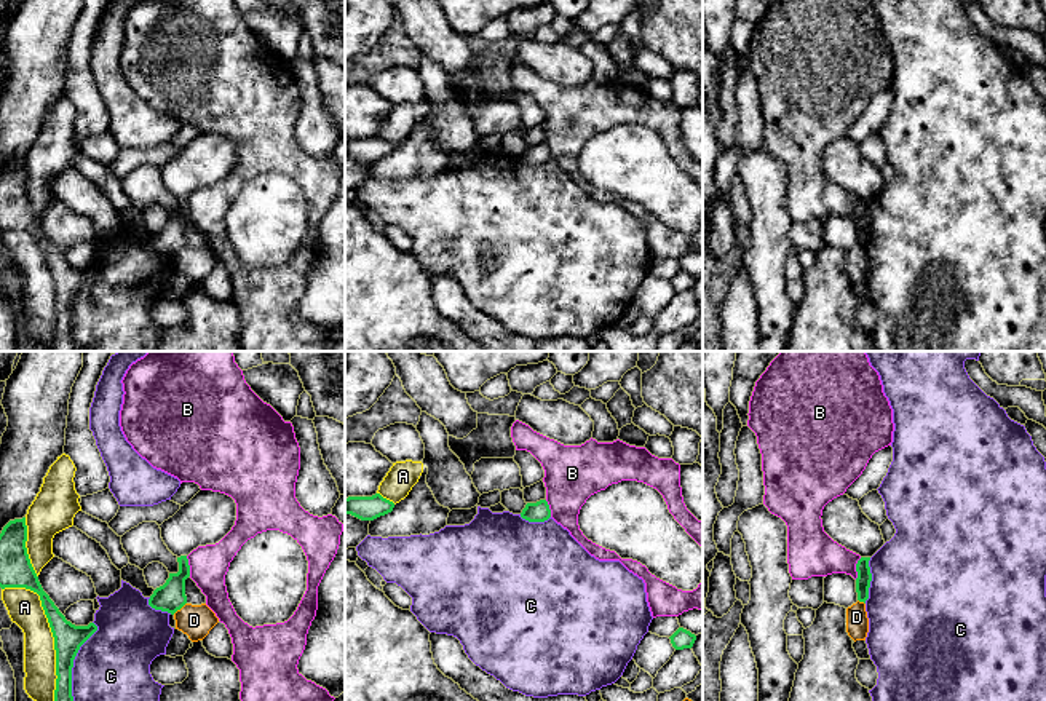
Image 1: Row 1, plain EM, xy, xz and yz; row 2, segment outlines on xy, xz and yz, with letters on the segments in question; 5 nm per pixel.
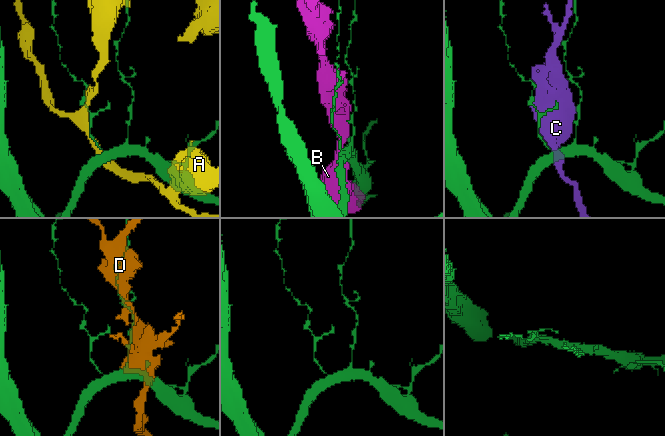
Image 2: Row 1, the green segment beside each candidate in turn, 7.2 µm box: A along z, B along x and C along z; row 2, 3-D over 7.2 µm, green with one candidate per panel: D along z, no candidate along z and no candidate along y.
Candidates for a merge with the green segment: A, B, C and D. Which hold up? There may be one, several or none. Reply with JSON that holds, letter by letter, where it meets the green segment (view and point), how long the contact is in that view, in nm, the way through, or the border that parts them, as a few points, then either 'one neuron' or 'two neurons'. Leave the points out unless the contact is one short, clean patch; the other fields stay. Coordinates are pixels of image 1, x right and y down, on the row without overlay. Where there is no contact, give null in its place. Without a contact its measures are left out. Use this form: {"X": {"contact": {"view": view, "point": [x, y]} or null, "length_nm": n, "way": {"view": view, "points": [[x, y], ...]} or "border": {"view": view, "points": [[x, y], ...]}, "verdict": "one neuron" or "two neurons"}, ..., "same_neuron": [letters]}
{"A": {"contact": {"view": "xy", "point": [53, 278]}, "length_nm": 650, "verdict": "two neurons"}, "B": {"contact": {"view": "yz", "point": [856, 211]}, "length_nm": 120, "verdict": "two neurons"}, "C": {"contact": {"view": "xy", "point": [72, 307]}, "length_nm": 440, "verdict": "two neurons"}, "D": {"contact": {"view": "xy", "point": [179, 251]}, "length_nm": 90, "verdict": "two neurons"}, "same_neuron": []}

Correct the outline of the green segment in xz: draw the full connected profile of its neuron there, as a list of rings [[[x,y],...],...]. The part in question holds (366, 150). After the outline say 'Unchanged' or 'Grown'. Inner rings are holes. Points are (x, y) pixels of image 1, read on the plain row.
[[[380,136],[372,139],[348,139],[345,141],[345,156],[351,156],[361,163],[374,163],[391,155],[394,145],[383,141]]]. Unchanged

